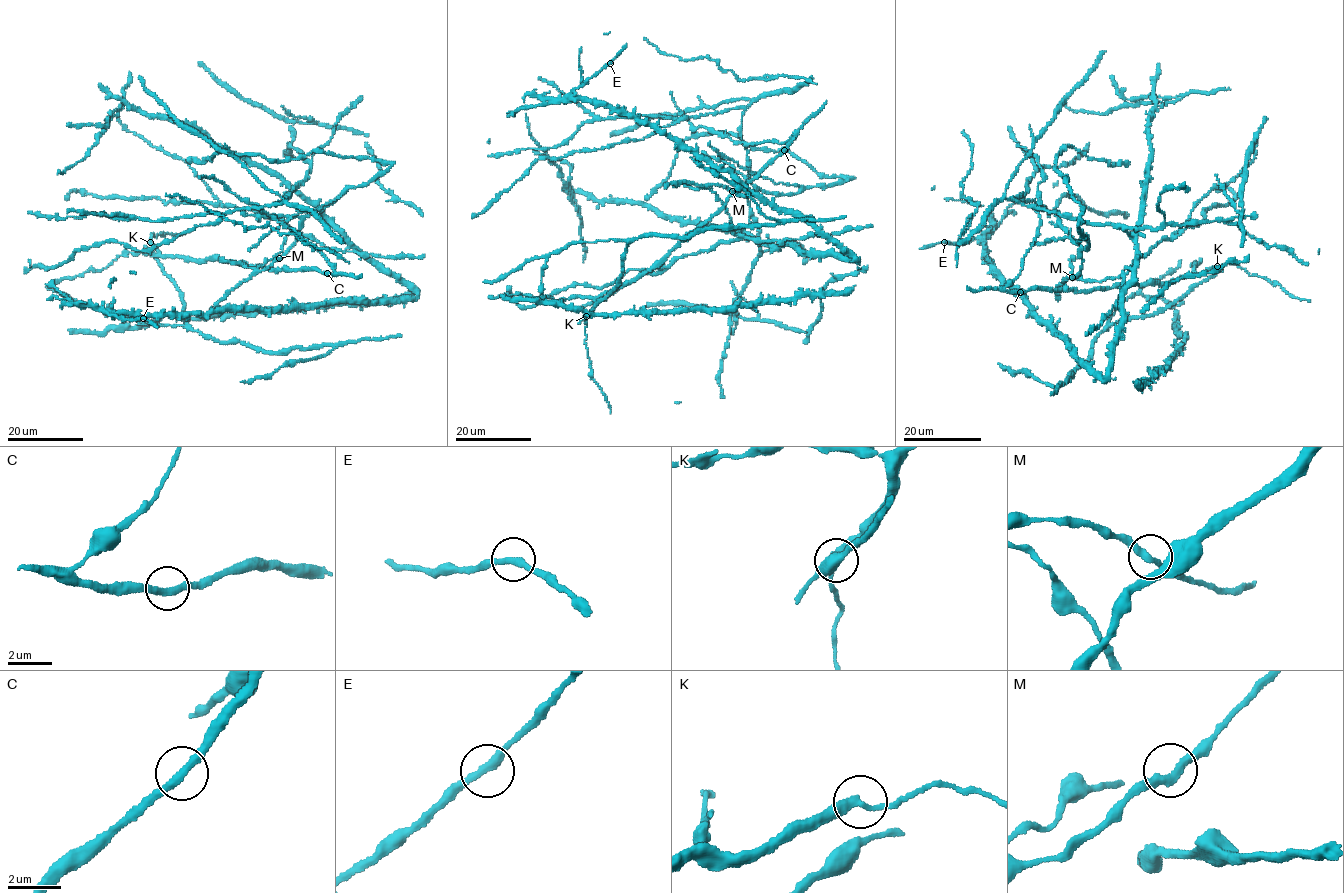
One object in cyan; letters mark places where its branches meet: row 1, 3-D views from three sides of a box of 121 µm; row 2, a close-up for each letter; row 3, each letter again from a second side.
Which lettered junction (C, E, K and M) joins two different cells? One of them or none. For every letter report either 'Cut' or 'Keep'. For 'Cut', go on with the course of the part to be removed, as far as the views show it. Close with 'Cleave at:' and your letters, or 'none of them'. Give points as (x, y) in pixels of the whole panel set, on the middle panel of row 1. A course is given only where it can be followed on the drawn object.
C: Keep
E: Keep
K: Cut. Course of the part to remove: (586, 316), (585, 344), (591, 378), (605, 397), (611, 413)
M: Keep
Cleave at: K

